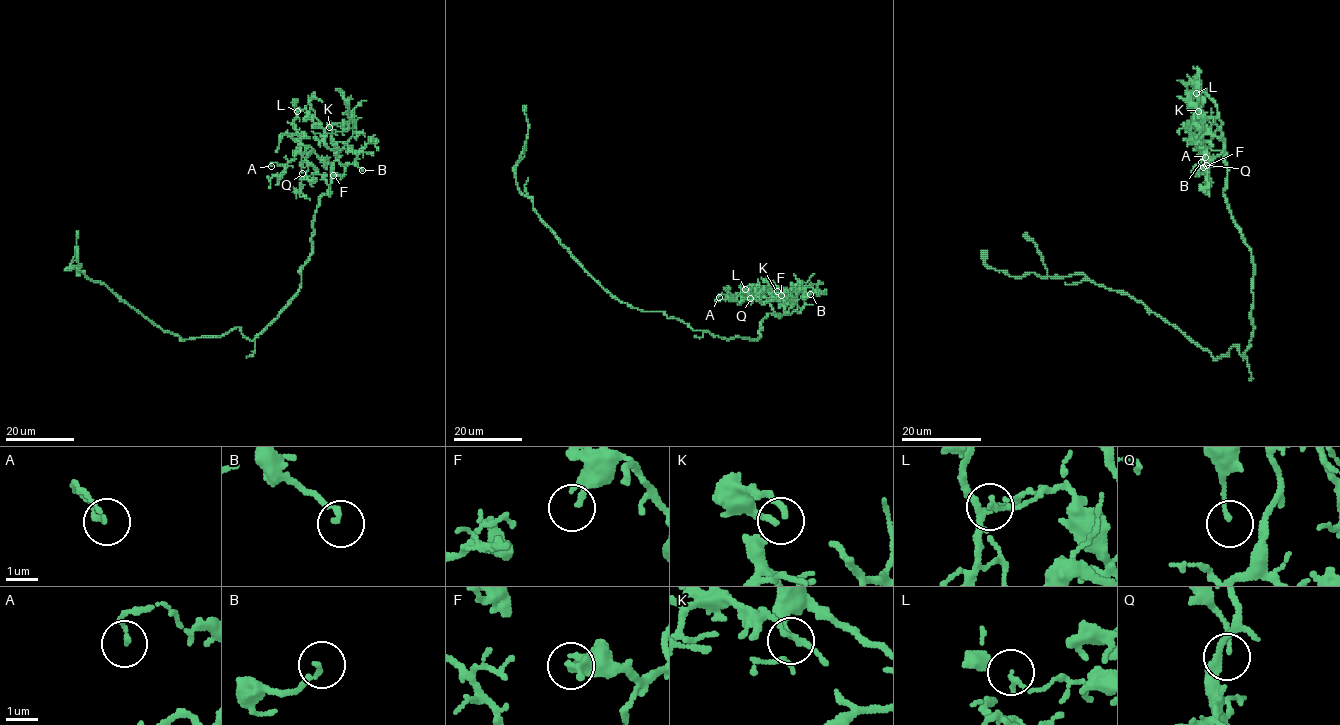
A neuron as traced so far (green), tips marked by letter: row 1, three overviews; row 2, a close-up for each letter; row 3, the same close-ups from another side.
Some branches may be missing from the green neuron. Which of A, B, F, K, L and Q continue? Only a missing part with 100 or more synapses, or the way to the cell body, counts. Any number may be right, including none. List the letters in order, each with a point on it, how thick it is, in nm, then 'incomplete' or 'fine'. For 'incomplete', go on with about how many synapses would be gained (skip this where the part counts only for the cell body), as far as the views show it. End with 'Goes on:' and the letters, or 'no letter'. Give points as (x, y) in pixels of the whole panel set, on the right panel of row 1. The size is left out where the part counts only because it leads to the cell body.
A: at (1205, 157); 130 nm thick; fine
B: at (1201, 162); 150 nm thick; fine
F: at (1203, 167); 260 nm thick; fine
K: at (1198, 111); 200 nm thick; fine
L: at (1196, 93); 160 nm thick; fine
Q: at (1206, 165); 80 nm thick; fine
Goes on: no letter

